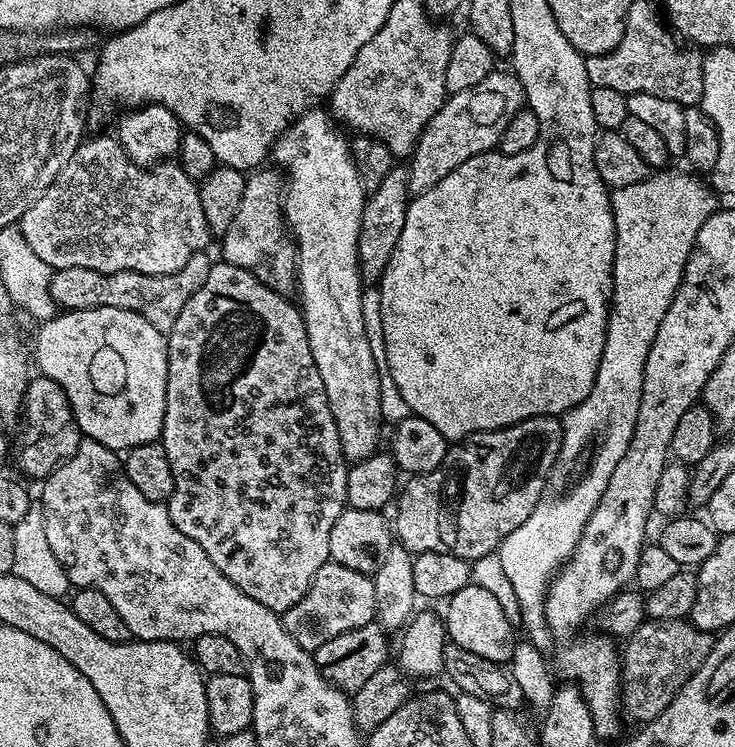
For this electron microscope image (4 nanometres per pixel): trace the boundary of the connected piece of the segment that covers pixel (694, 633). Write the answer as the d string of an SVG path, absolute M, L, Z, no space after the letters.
M645 619L634 634L627 637L622 648L622 712L643 726L658 718L670 702L690 682L692 675L706 662L712 649L714 636L694 627L687 619L660 621Z

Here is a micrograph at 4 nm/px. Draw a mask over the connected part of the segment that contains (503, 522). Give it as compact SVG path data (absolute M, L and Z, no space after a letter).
M535 416L526 418L522 422L507 424L505 428L491 428L488 432L475 432L464 437L463 440L457 440L449 447L446 458L442 458L440 465L429 472L421 472L413 475L408 485L401 487L398 492L398 499L395 501L396 520L394 516L394 536L406 551L413 554L417 552L449 552L458 558L469 562L482 558L483 556L493 555L499 549L501 542L510 534L510 530L518 530L526 518L540 505L542 497L545 495L544 487L548 484L548 475L552 472L556 460L561 459L560 443L562 442L563 423L555 416Z

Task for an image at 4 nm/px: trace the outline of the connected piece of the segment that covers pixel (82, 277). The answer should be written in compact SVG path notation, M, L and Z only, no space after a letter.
M204 252L194 254L182 270L174 270L174 274L138 274L130 270L121 272L99 272L86 270L82 266L73 268L57 268L53 271L48 294L52 301L64 310L86 310L98 306L114 306L118 310L134 310L134 314L142 314L154 330L167 333L178 322L178 314L182 314L182 306L194 298L194 294L206 282L206 274L210 274L213 261L207 260Z

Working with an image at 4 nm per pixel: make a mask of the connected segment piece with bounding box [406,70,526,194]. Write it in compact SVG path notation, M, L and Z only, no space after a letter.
M493 70L478 86L470 86L470 90L451 93L434 118L430 118L406 164L409 193L419 194L430 190L430 186L438 186L466 158L493 151L499 145L506 122L526 104L520 79L511 71L500 71Z

